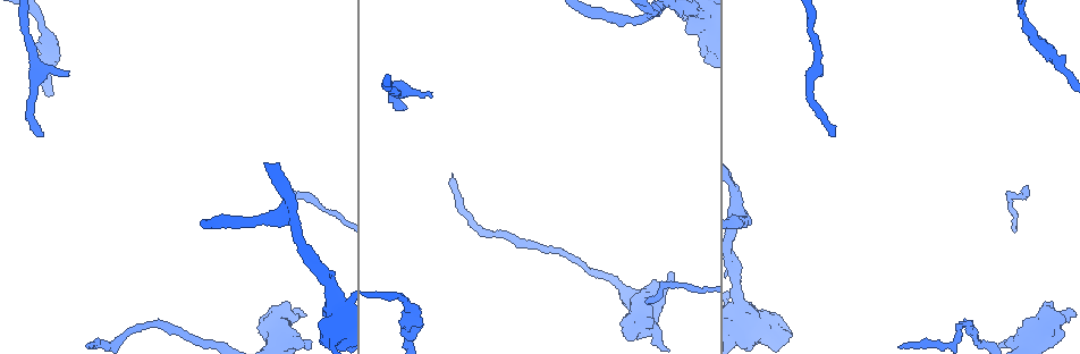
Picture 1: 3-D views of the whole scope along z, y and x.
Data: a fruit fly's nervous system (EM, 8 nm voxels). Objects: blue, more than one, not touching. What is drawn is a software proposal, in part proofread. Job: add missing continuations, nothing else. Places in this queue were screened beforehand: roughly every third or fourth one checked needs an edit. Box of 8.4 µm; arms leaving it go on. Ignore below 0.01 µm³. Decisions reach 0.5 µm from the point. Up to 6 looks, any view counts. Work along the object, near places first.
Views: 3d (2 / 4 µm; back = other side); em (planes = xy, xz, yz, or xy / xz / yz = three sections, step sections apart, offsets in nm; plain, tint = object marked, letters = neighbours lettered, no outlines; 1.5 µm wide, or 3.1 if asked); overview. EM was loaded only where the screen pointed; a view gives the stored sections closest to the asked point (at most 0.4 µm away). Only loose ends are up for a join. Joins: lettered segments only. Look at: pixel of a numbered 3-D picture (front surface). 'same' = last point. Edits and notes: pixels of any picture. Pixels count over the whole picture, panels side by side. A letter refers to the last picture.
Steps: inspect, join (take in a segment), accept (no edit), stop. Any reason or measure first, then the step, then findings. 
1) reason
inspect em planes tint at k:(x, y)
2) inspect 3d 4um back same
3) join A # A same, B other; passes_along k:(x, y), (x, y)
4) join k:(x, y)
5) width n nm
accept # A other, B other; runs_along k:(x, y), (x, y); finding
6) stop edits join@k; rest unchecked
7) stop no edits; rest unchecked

thin end
inspect 3d 2um back at 1:(649, 302)

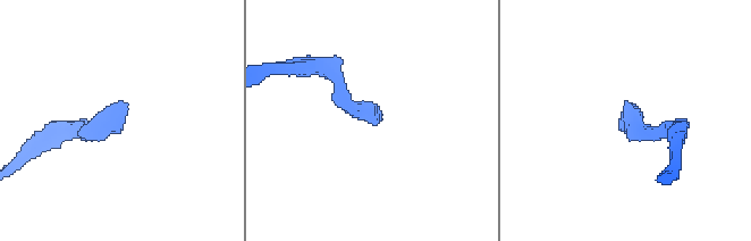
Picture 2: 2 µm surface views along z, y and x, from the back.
need the tissue
inspect em 3.1um planes plain at 2:(626, 104)

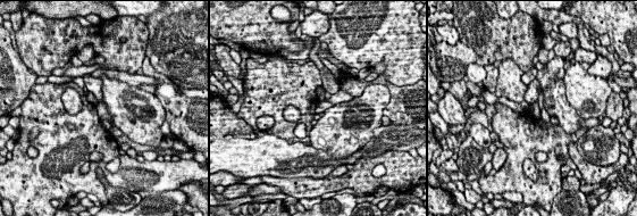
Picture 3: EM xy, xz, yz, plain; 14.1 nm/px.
see the neighbours
inspect em 3.1um planes letters same

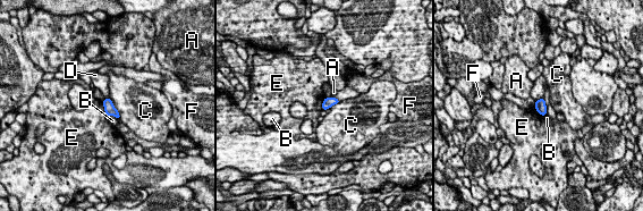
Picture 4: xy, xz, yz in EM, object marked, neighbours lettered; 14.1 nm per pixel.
width 160 nm
accept # A other, B other, C other, D other, E other, F other; border 4:(542, 96), (535, 101); none of them fits

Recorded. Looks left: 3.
stops while still wide
inspect em planes letters at 1:(286, 302)

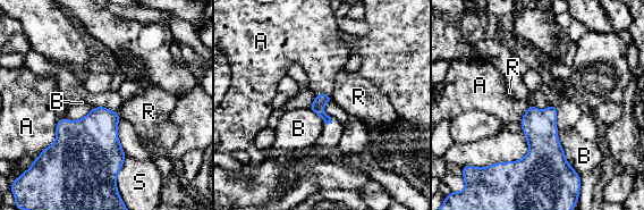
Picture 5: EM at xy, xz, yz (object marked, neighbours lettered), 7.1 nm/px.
accept # A other, B other, R other, S other; border 5:(558, 131), (565, 158), (579, 175); no lettered segment goes on from it

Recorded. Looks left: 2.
stop no edits; rest unchecked

